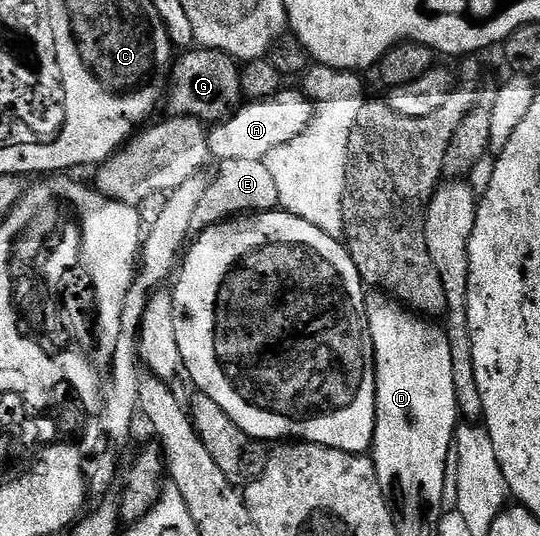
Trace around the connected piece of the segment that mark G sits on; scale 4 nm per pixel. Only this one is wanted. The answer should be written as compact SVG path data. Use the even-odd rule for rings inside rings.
M193 46L174 59L169 70L167 108L175 116L193 116L213 126L230 117L242 103L241 71L238 61L214 48Z

